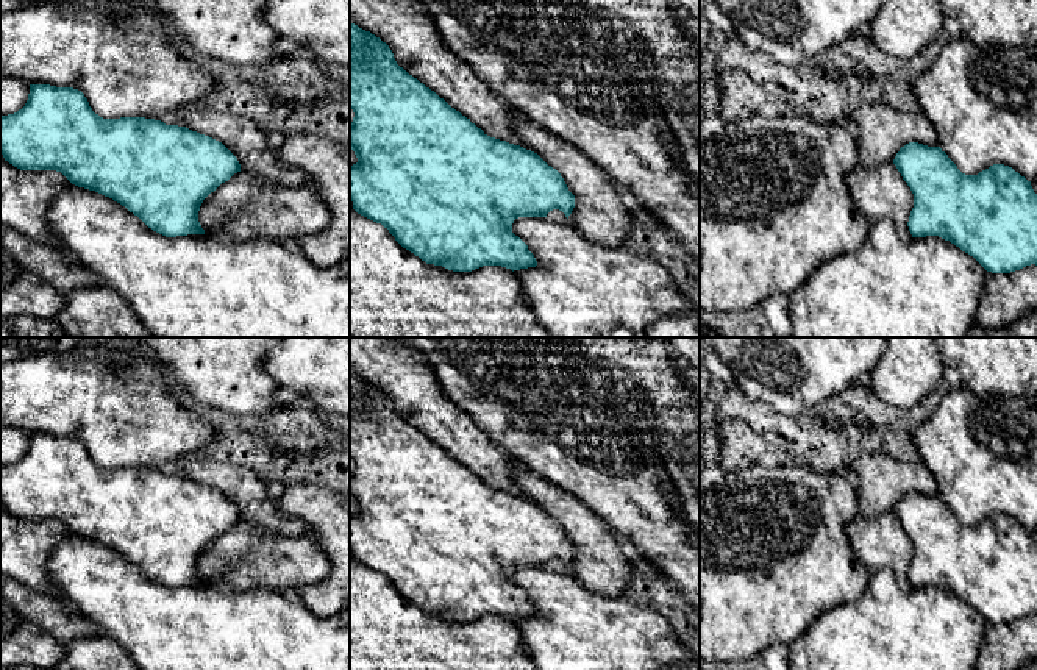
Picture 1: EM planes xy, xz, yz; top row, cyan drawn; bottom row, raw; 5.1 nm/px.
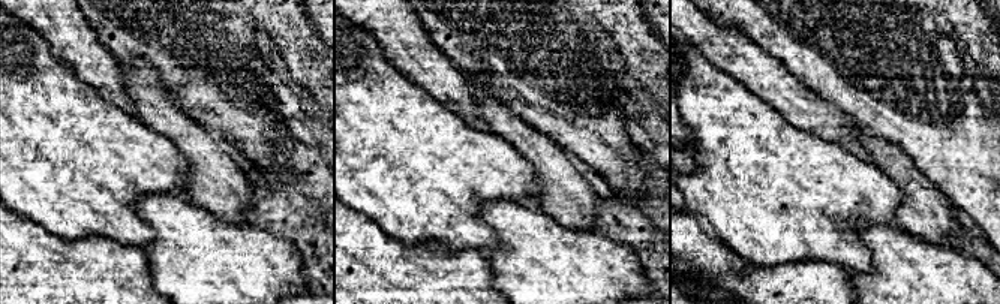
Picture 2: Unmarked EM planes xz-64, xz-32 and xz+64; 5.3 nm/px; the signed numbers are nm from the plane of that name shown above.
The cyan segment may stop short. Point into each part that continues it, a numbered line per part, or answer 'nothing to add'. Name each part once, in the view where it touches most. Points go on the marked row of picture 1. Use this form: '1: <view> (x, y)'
nothing to add

